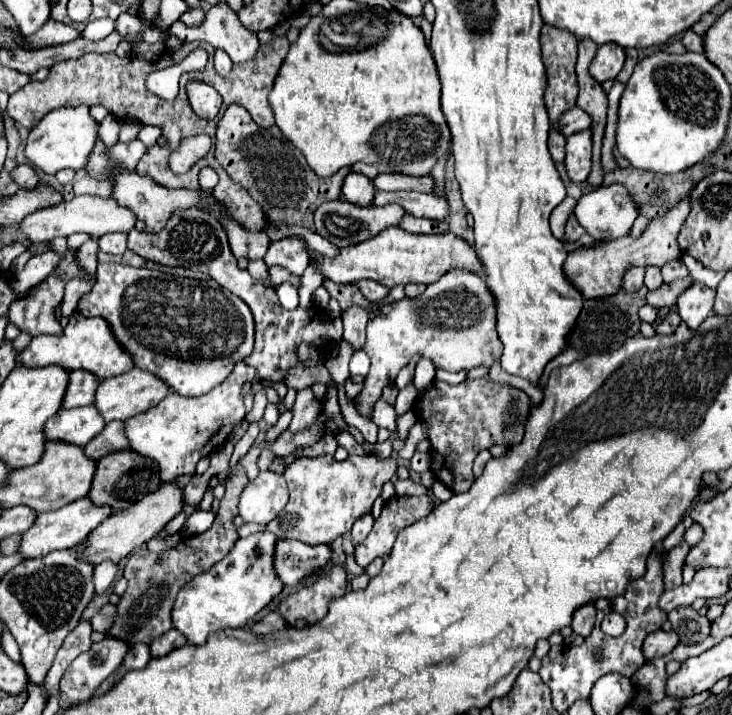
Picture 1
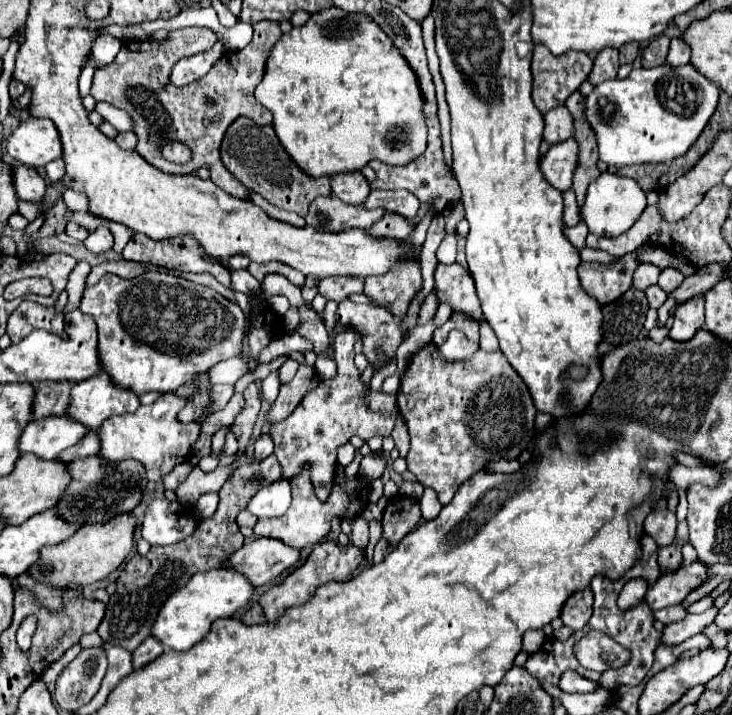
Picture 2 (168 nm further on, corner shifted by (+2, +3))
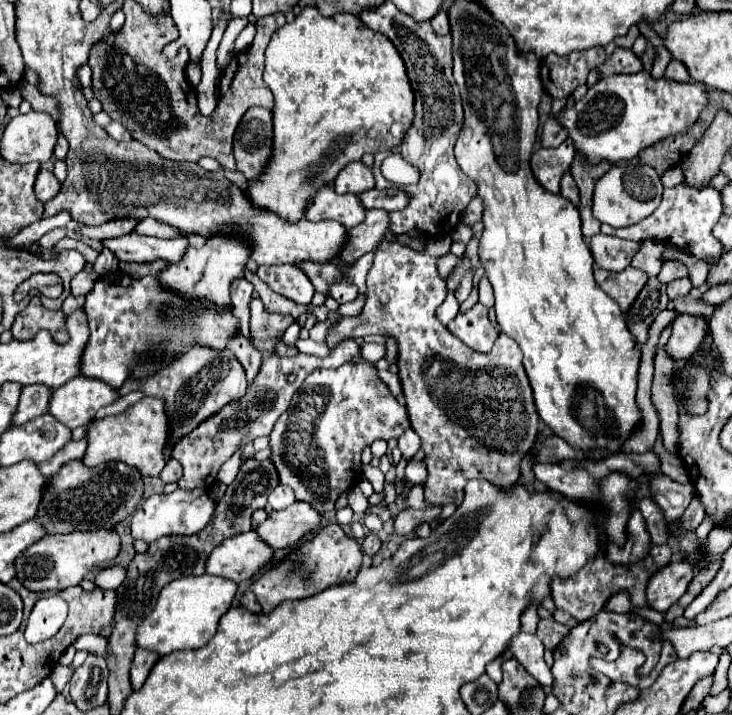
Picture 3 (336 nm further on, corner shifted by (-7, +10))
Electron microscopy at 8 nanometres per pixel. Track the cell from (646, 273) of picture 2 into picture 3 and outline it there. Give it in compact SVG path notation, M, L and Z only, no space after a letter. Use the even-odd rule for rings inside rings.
M667 260L659 272L659 280L663 280L665 284L679 278L687 278L687 276L689 276L687 266L681 260Z

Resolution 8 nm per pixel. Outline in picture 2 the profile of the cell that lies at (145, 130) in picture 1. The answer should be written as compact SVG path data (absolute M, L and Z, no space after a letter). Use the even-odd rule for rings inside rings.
M96 103L96 111L114 127L118 127L118 131L134 131L134 121L128 113L124 113L122 109L116 109L110 103Z

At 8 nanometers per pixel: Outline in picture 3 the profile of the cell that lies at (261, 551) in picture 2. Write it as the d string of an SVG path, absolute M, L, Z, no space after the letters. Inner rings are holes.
M251 530L247 534L237 534L223 540L223 544L211 552L205 574L221 576L239 584L251 580L261 566L271 560L271 556L271 548L267 548L267 544L263 544Z

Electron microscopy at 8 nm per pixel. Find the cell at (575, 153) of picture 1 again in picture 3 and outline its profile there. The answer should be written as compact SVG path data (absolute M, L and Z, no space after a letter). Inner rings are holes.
M565 140L557 148L539 148L531 156L531 170L535 180L539 180L539 184L545 190L557 194L559 180L563 172L569 170L573 158L575 158L575 150L571 148L571 140Z

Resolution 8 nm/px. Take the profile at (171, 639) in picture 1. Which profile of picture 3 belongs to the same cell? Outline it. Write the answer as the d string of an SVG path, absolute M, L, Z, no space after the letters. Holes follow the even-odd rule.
M135 652L135 658L131 662L131 686L133 690L139 690L143 686L143 682L147 680L147 674L151 672L153 664L159 660L159 656L155 656L155 652Z

